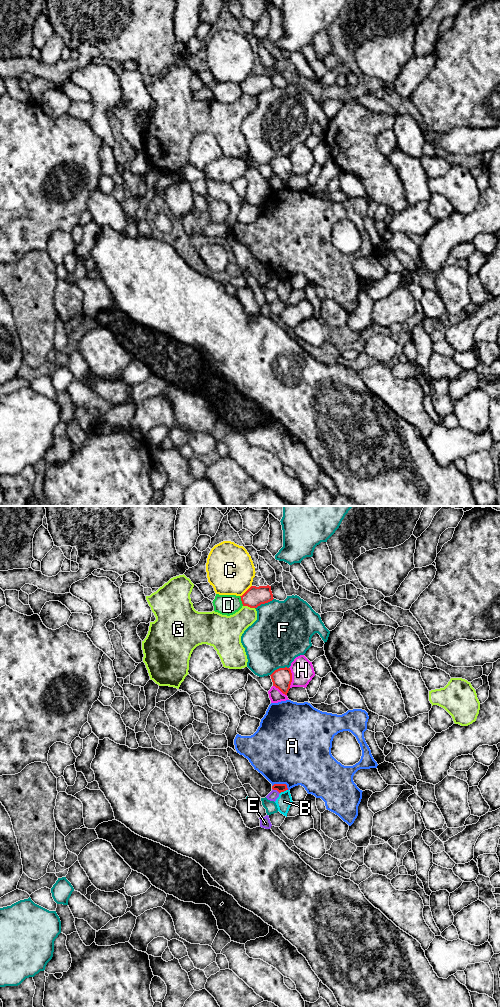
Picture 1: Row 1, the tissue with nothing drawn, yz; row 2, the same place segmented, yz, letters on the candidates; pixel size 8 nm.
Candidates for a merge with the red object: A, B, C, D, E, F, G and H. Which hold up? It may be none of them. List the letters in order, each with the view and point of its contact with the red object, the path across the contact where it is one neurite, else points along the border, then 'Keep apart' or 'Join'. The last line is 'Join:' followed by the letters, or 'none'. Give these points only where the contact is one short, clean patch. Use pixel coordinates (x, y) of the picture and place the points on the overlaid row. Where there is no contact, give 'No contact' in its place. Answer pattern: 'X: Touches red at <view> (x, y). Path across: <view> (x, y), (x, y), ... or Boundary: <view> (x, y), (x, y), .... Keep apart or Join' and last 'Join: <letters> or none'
A: Touches red at yz (281, 784). Keep apart
B: Touches red at yz (283, 791). Boundary: yz (287, 789), (280, 793). Keep apart
C: Touches red at yz (246, 591). Keep apart
D: Touches red at yz (241, 600). Keep apart
E: Touches red at yz (276, 789). Boundary: yz (272, 788), (279, 793). Keep apart
F: Touches red at yz (264, 603). Keep apart
G: Touches red at yz (249, 606). Keep apart
H: Touches red at yz (291, 677). Keep apart
Join: none

